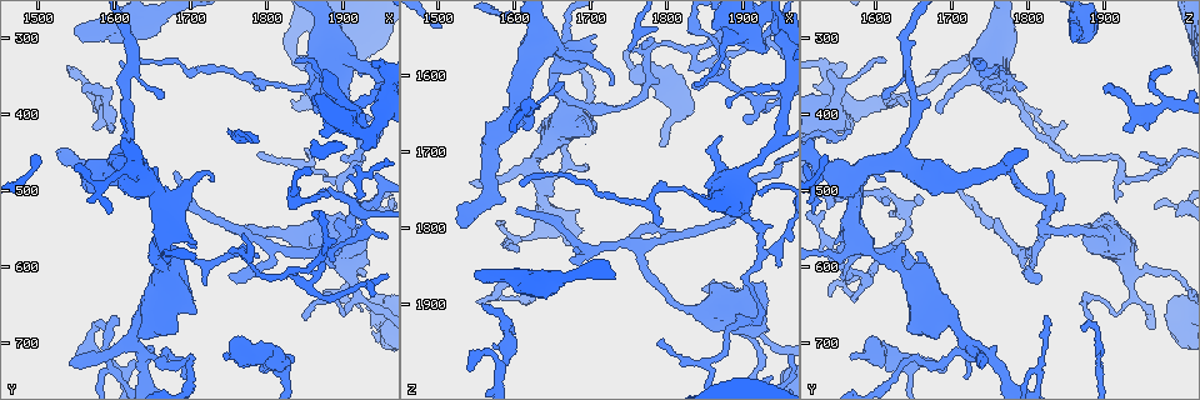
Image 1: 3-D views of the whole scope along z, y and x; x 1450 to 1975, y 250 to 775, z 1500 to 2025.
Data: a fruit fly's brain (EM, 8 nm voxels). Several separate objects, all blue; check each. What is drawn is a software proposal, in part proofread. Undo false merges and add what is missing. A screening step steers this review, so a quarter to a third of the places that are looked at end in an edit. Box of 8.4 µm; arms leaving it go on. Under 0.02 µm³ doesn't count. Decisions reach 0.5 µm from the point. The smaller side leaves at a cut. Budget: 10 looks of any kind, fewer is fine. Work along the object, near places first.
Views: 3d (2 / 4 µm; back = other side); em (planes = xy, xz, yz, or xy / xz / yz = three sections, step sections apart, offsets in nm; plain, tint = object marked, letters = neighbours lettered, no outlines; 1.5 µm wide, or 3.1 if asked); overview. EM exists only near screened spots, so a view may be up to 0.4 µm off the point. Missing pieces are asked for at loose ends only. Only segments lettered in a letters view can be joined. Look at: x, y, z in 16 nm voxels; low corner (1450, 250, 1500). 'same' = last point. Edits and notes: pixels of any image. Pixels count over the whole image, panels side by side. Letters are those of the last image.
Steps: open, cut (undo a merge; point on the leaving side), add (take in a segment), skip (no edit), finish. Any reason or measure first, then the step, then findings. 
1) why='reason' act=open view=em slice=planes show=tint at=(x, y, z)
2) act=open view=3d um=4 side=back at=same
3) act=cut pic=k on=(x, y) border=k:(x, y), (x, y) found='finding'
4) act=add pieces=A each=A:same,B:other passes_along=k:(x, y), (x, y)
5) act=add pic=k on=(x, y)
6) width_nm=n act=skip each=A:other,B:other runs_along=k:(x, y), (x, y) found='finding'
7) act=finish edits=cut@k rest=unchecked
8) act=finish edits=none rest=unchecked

act=open view=em slice=xz step=8 show=letters at=(1720, 625, 1645)

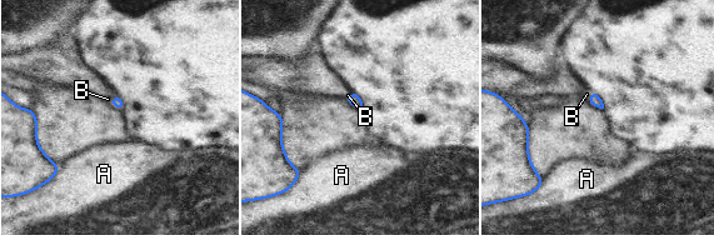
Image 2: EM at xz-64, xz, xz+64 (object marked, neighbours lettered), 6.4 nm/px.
act=add pieces=B each=A:other,B:same passes_along=2:(595, 100), (590, 98), (587, 94) found='the neuron continues'

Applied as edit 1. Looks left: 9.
why='branch stops here' act=open view=em slice=planes show=tint at=(1555, 370, 1900)

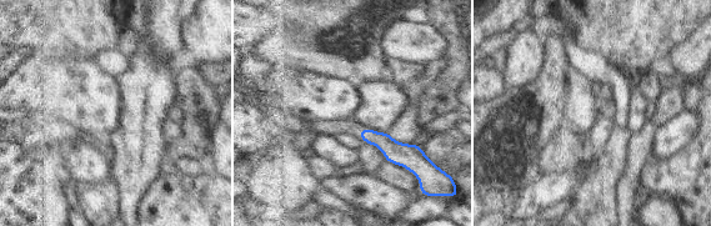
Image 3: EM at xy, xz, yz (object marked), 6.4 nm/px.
act=open view=em slice=planes show=letters at=same

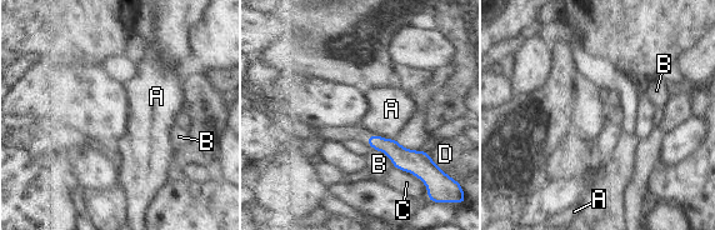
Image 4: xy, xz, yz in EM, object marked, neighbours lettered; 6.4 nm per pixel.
act=skip each=A:other,B:other,C:other,D:other border=4:(376, 134), (383, 138) found='none of them fits'

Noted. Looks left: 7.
act=finish edits=add@2 rest=unchecked

